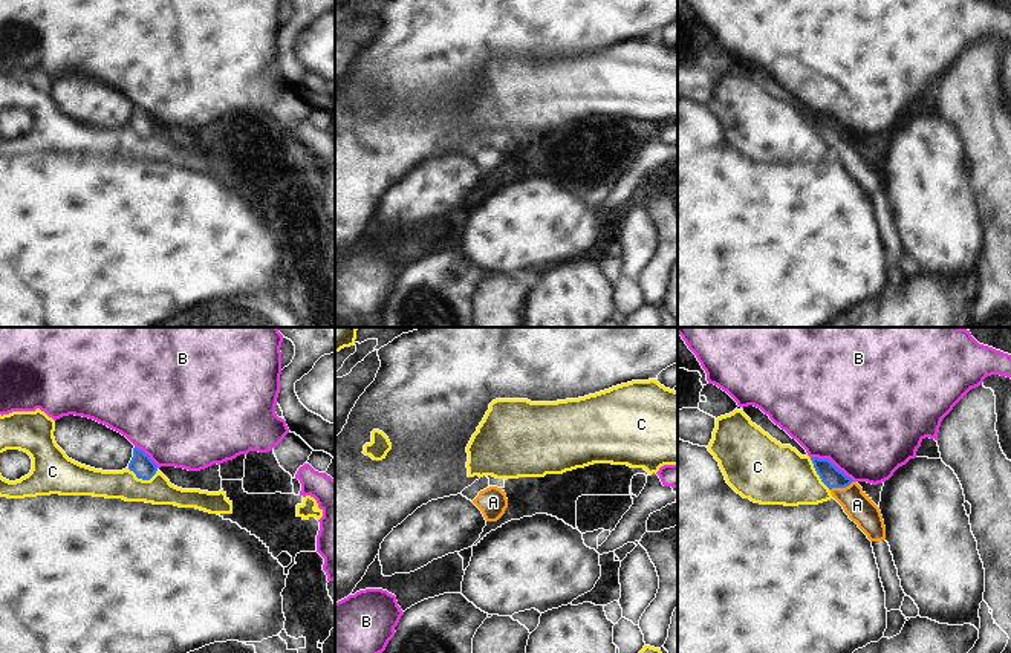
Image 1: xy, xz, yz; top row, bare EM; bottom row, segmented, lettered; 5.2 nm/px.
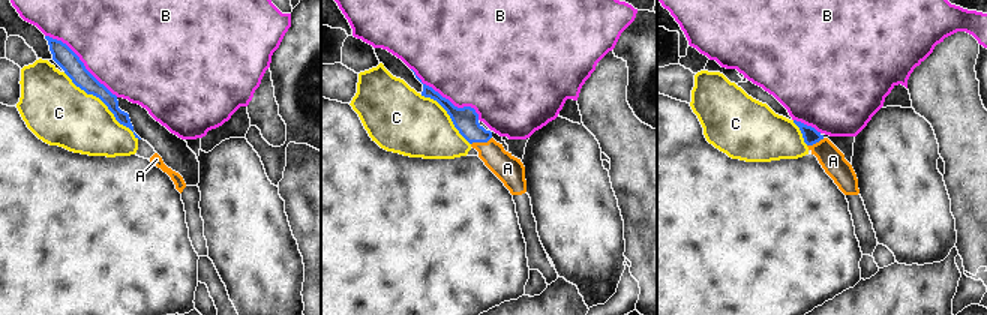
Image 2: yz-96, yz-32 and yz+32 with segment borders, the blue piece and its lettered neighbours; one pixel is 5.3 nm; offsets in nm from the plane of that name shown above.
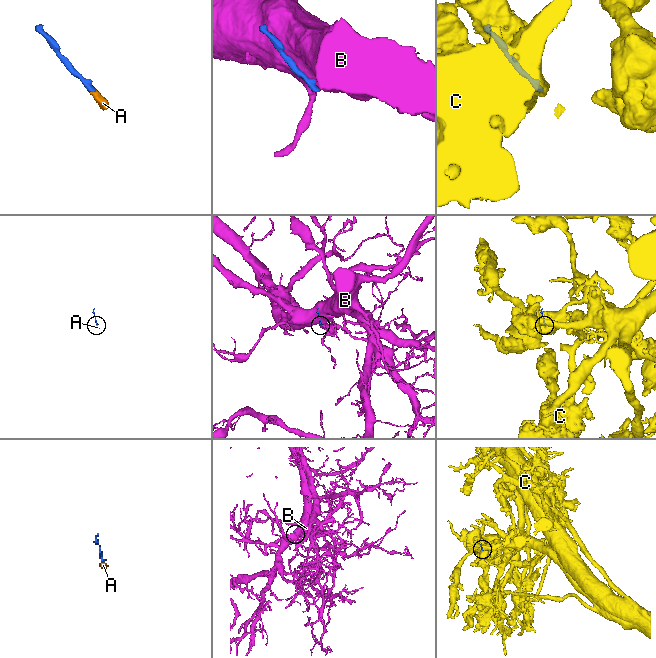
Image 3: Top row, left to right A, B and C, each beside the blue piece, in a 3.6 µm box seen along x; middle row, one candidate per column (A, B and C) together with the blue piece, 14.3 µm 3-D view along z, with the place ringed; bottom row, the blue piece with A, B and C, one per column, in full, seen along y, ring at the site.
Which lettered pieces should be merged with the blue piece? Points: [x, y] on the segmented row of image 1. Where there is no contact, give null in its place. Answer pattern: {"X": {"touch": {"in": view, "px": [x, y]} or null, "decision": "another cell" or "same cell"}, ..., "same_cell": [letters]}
{"A": {"touch": {"in": "yz", "px": [840, 487]}, "decision": "same cell"}, "B": {"touch": {"in": "yz", "px": [831, 462]}, "decision": "another cell"}, "C": {"touch": {"in": "xy", "px": [143, 479]}, "decision": "another cell"}, "same_cell": ["A"]}

